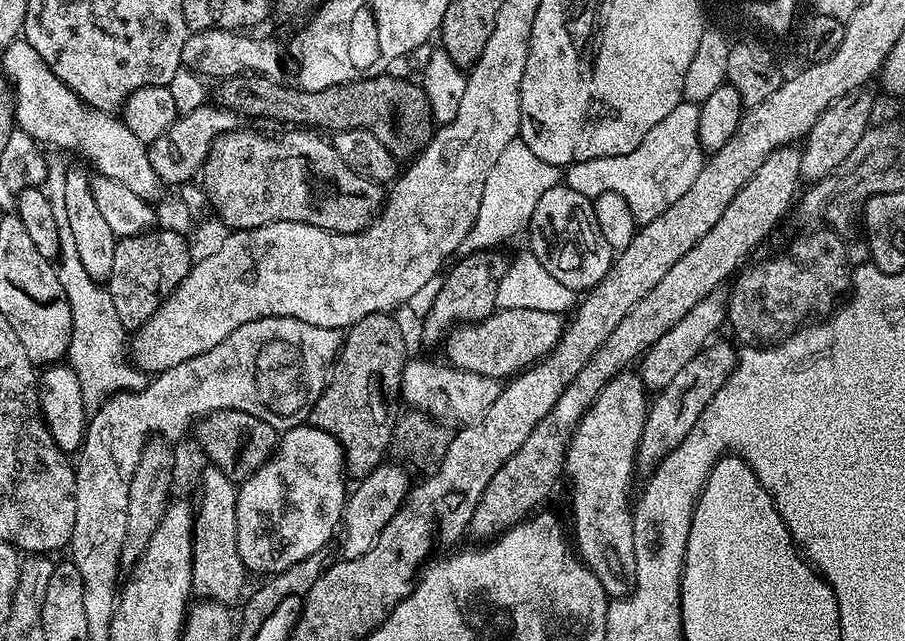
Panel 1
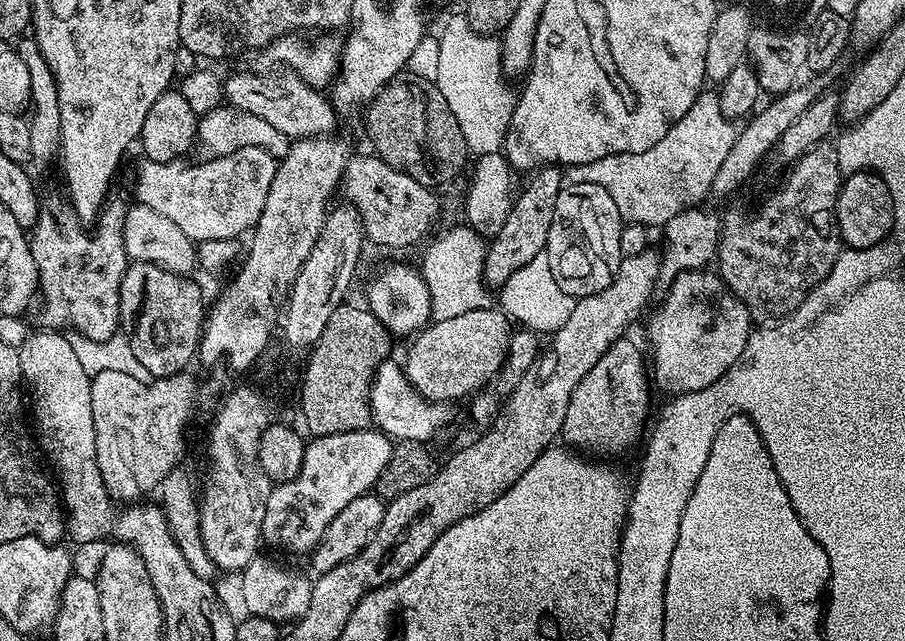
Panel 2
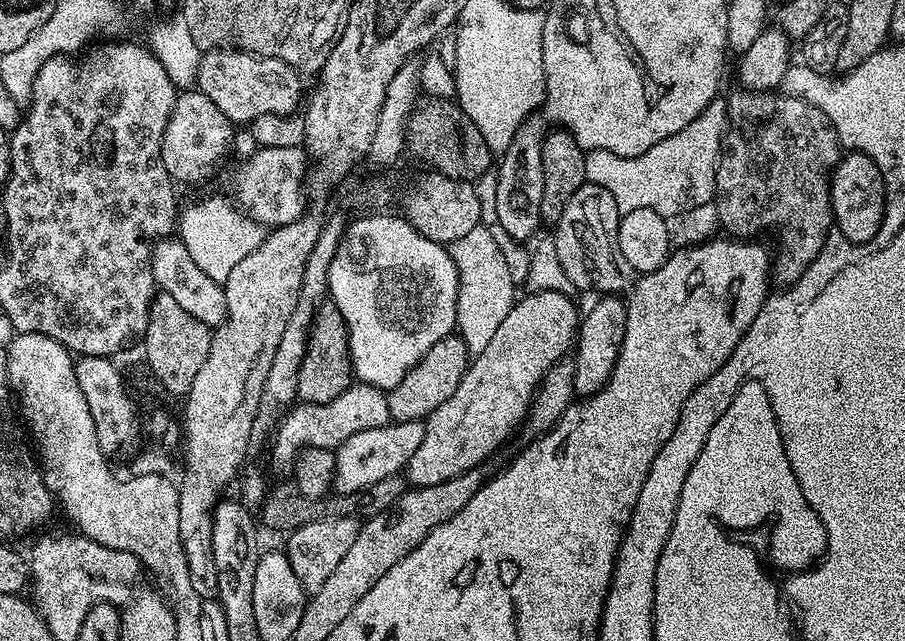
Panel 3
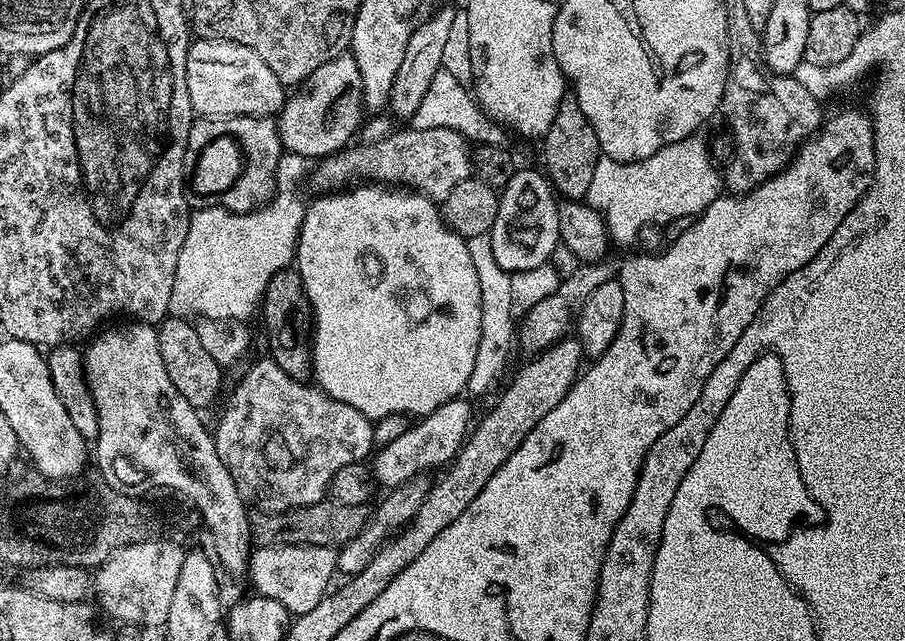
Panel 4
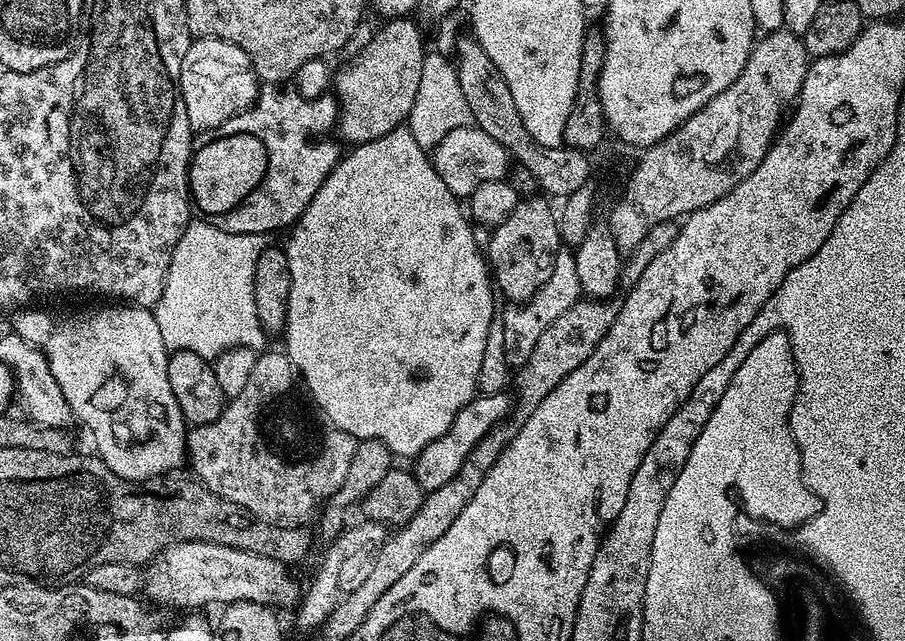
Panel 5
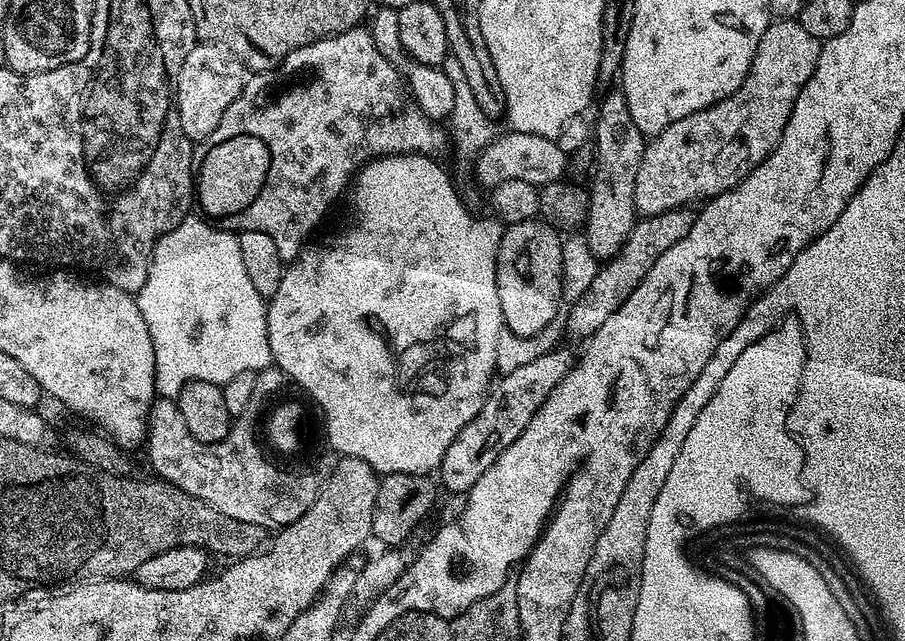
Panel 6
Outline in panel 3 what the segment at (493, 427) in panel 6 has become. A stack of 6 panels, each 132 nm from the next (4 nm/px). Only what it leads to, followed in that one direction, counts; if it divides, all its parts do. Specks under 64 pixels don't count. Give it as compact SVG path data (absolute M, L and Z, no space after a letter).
M415 420L401 424L390 422L381 428L350 434L350 438L346 438L346 442L342 442L334 452L336 456L335 491L344 492L340 494L360 494L370 486L374 486L374 482L382 482L382 478L403 473L410 462L410 454L414 454L414 450L418 450L418 445L422 442L423 433L424 421Z

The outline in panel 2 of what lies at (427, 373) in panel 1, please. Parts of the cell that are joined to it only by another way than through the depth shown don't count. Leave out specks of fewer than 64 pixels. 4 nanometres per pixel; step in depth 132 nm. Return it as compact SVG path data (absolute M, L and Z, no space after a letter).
M389 358L382 361L372 379L370 406L372 421L375 427L385 432L393 441L418 440L432 442L432 439L452 420L453 405L448 402L428 400L412 388L412 383L406 378L403 367Z

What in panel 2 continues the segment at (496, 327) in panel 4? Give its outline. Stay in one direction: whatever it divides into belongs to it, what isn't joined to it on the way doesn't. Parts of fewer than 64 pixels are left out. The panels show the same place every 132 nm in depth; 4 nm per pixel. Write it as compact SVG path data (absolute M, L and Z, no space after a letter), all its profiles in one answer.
M466 224L438 237L424 252L420 273L430 290L432 320L441 321L466 314L468 310L491 307L491 291L484 281L487 241Z

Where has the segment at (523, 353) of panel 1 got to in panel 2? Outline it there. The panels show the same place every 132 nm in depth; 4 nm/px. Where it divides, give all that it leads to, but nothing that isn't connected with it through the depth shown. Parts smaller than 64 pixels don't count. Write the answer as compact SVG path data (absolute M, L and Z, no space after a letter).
M491 306L484 309L468 310L466 314L455 315L441 321L432 320L423 330L415 333L412 345L408 348L408 357L402 360L406 378L412 383L412 388L428 400L437 402L457 402L465 396L471 397L477 390L489 387L491 380L495 381L504 366L508 356L508 347L512 341L514 328L508 315L499 307Z

